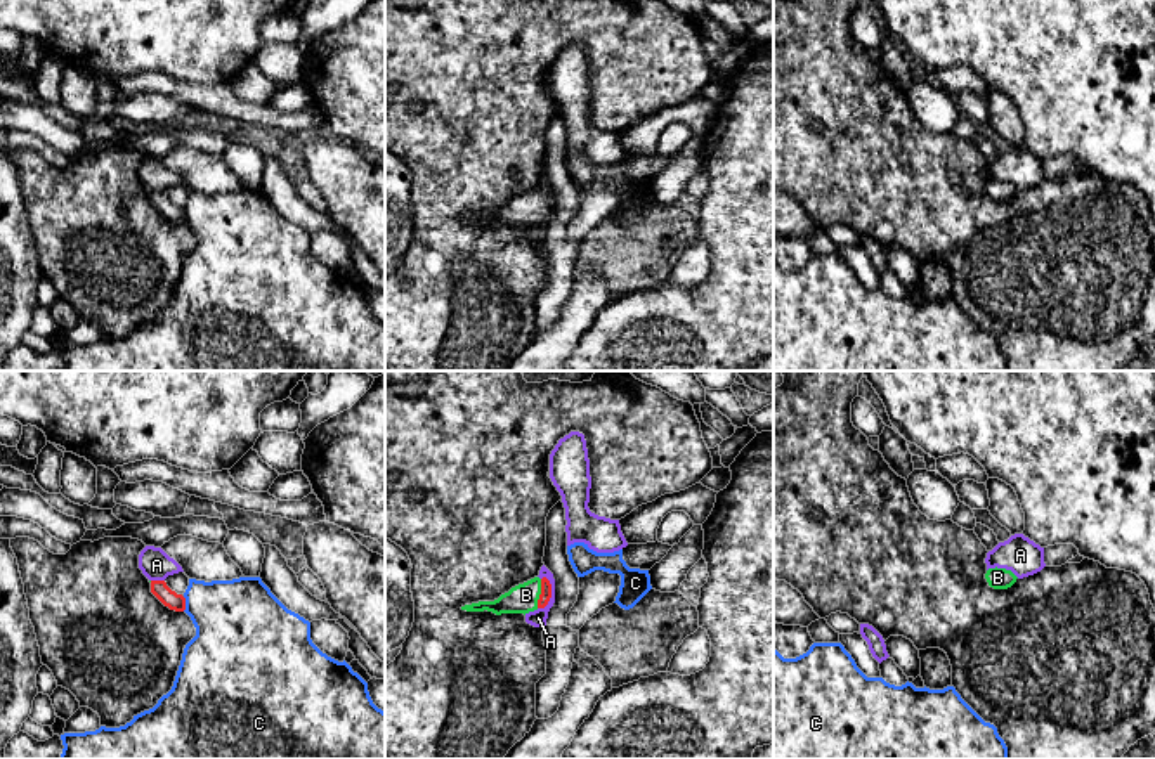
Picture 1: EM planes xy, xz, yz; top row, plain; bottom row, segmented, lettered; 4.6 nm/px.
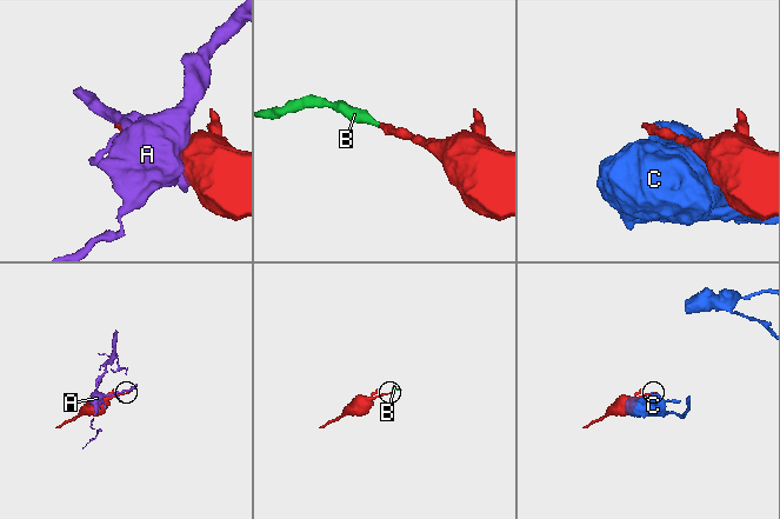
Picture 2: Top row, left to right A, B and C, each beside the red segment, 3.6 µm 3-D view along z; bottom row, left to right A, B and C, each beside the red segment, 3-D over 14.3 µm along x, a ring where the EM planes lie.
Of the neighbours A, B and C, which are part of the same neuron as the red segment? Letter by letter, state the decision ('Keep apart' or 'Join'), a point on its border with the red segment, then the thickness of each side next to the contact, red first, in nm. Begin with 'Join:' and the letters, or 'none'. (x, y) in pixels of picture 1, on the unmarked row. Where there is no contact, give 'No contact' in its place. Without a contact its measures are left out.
Join: B
A: Keep apart. Touches red at xz (550, 207). Thickness 50 nm (red) against 80 nm
B: Join. Touches red at xz (541, 205). Thickness 50 nm (red) against 140 nm
C: Keep apart. Touches red at xy (184, 215). Thickness 80 nm (red) against 380 nm

